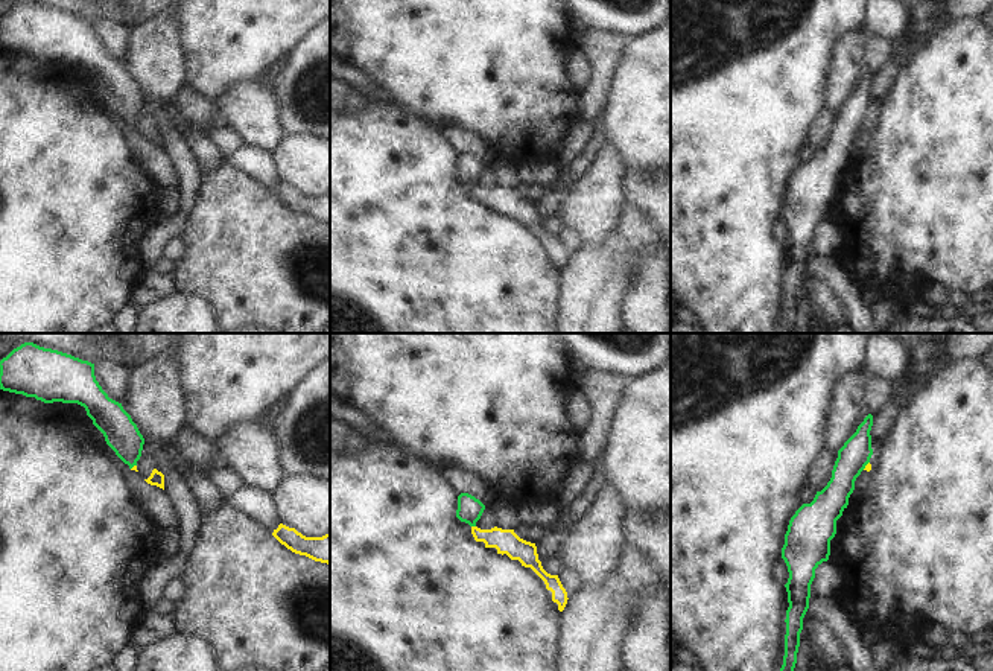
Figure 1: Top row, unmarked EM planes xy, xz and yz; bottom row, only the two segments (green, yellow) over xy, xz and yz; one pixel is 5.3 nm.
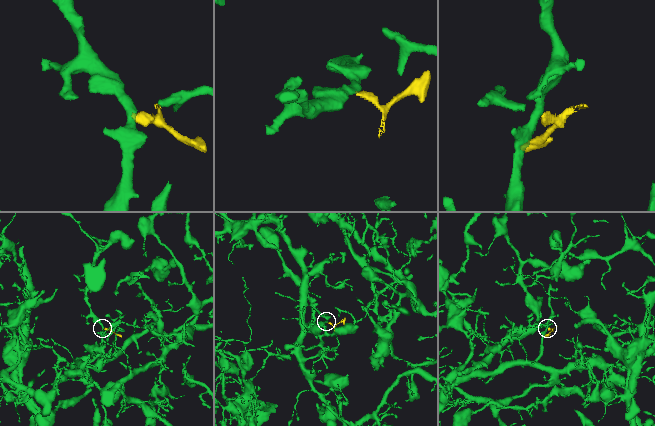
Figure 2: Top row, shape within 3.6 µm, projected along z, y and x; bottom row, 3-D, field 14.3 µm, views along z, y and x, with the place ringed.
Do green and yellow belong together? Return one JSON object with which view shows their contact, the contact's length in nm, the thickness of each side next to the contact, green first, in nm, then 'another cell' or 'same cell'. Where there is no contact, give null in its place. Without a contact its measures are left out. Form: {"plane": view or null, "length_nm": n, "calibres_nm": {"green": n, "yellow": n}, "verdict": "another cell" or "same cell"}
{"plane": "xz", "length_nm": 30, "calibres_nm": {"green": 130, "yellow": 130}, "verdict": "another cell"}

